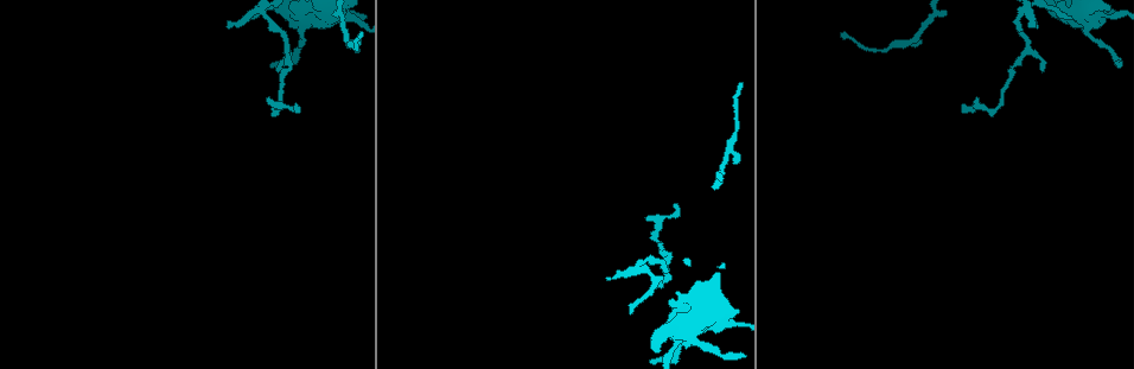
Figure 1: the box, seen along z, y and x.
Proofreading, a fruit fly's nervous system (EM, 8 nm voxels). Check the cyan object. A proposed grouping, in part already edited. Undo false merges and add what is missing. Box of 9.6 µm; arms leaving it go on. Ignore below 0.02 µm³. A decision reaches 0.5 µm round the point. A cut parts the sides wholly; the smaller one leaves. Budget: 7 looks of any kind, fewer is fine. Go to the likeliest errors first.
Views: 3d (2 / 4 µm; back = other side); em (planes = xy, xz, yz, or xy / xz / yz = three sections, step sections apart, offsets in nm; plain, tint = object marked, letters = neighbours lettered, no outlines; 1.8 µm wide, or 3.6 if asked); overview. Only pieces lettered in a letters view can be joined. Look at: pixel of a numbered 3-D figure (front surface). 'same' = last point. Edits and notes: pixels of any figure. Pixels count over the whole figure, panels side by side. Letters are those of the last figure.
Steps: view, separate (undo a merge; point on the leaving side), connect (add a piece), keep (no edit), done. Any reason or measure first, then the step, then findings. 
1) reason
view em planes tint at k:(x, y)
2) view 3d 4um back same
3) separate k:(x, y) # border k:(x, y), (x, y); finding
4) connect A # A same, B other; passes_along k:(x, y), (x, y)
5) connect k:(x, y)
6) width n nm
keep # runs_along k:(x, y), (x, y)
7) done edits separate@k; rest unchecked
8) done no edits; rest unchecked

branch stops here
view 3d 2um at 1:(674, 205)

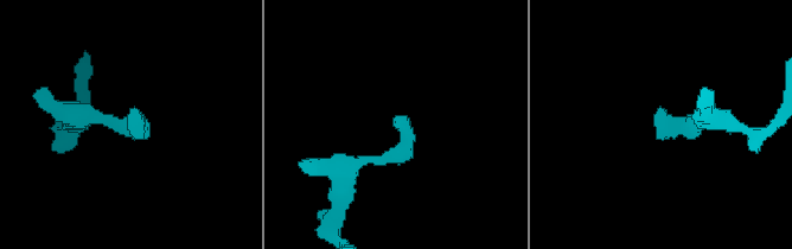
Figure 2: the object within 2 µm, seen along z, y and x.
need the tissue
view em planes letters at 2:(396, 116)

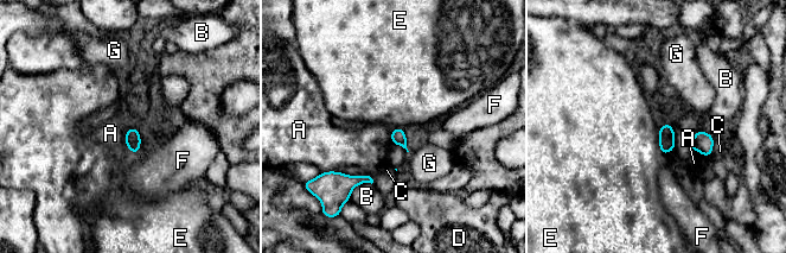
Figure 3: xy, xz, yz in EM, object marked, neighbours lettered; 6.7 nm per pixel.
width 100 nm
keep # A other, B other, C other, D other, E other, F other, G other; no lettered piece goes on from it

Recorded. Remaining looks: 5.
tapers out
view 3d 4um at 1:(607, 277)

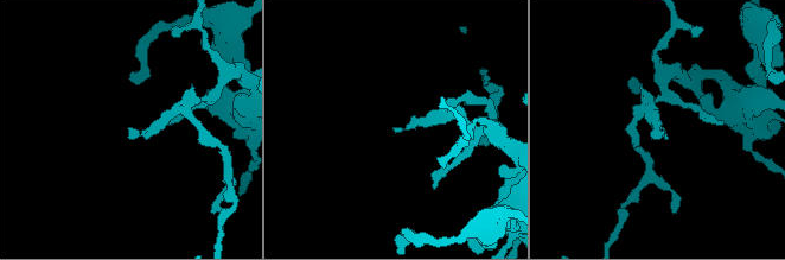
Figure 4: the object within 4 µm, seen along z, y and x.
view em planes letters at 4:(394, 130)

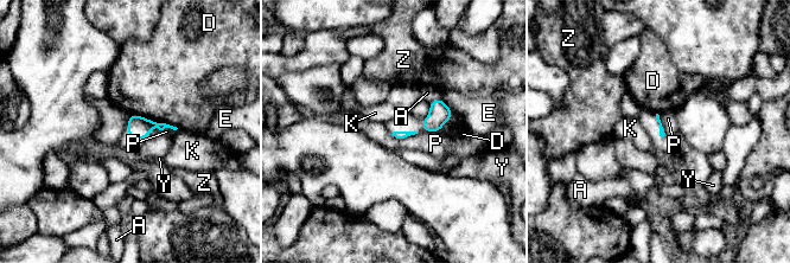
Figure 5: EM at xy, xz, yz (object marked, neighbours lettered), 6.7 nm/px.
connect 5:(427, 92) # A same, D other, E other, K other, P other, Y other, Z other; passes_along 5:(439, 113), (435, 100), (427, 92); the cell continues

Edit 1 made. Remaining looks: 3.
calibre changes
view em 3.6um yz step 4 tint at 1:(1086, 24)

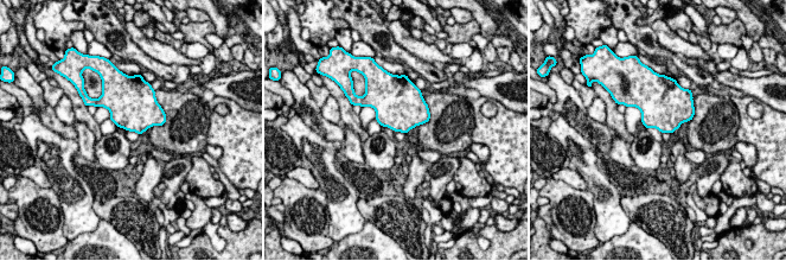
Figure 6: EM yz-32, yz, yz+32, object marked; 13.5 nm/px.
view em 3.6um planes letters same

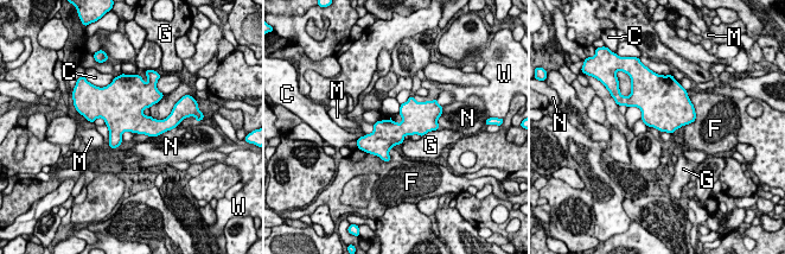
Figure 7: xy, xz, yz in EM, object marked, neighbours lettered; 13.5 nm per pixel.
longest_contact F 440 nm
keep # C other, F other, G other, M other, N other, W other; border 7:(171, 128), (151, 137); continuous, no second cell

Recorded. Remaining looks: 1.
done edits connect@5; rest unchecked

